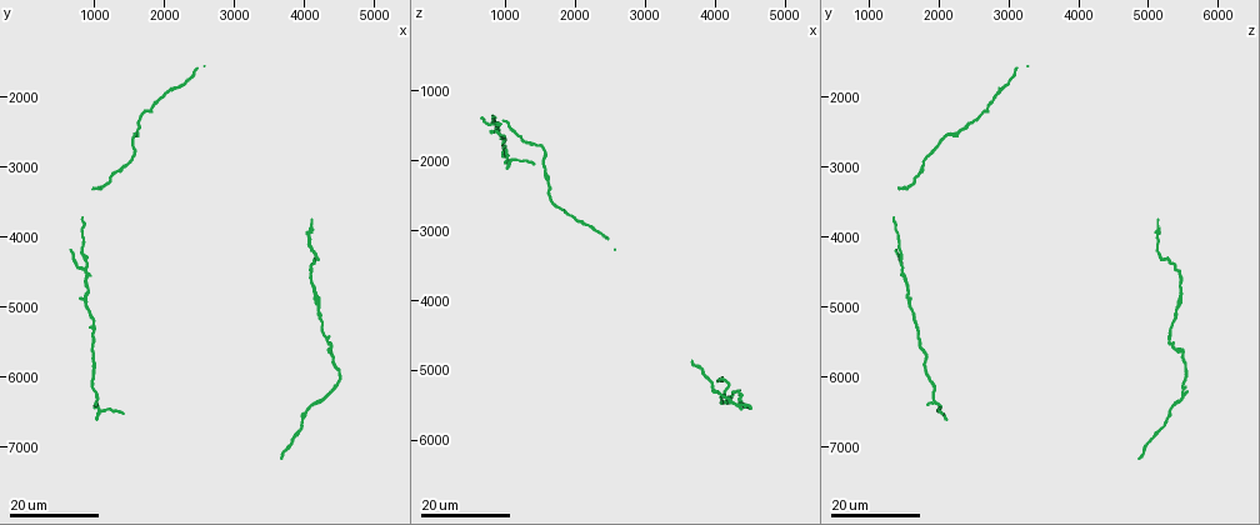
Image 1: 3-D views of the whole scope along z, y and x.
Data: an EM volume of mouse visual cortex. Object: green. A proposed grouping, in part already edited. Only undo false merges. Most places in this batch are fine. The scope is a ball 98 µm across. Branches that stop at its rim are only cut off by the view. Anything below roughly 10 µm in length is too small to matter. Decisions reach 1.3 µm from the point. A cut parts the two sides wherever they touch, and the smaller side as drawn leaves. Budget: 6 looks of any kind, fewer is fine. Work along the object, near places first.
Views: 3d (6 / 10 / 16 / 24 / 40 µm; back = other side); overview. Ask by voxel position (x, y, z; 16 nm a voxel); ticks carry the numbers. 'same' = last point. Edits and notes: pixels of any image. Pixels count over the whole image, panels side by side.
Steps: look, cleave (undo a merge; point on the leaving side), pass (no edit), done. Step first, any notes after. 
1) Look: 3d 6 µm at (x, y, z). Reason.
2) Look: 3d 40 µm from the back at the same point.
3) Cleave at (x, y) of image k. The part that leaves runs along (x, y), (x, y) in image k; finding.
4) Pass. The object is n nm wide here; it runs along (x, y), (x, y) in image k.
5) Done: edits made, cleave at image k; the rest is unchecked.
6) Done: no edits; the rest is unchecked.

Look: 3d 16 µm at (1550, 2550, 2150). Thick turns thin.

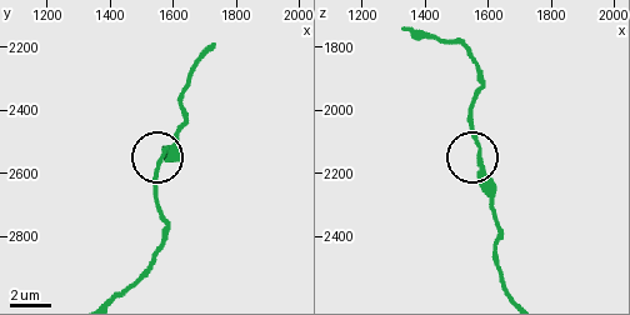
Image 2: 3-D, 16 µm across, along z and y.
Look: 3d 10 µm at (1580, 2530, 2160).

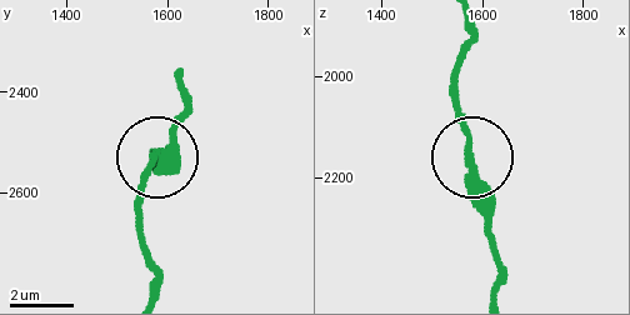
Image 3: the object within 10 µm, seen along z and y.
Pass. The object is 320 nm wide here; it runs along (180, 73), (180, 119), (145, 183), (140, 221) in image 3; all the same cell.

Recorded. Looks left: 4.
Look: 3d 24 µm at (4150, 4800, 5450). Thick turns thin.

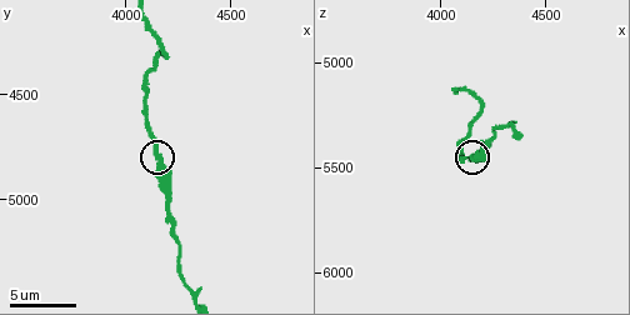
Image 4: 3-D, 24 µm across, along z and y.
Look: 3d 6 µm at the same point.

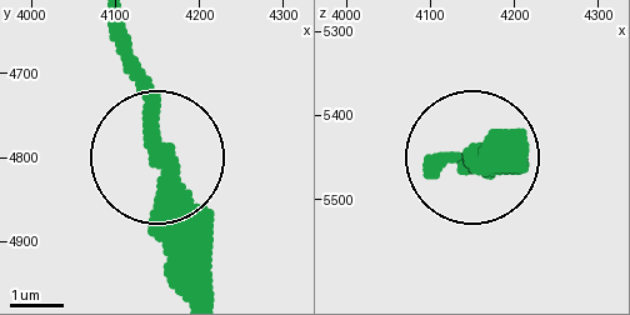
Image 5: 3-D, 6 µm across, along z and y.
Pass. The object is 330 nm wide here; it runs along (191, 283), (125, 33) in image 5; continuous, no second cell.

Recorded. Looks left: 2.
Look: 3d 16 µm at (4100, 3850, 5150). Sudden change in width.

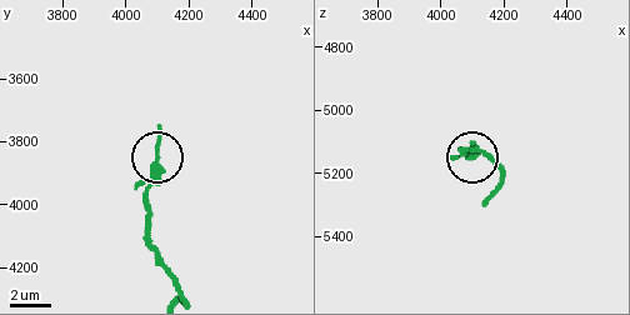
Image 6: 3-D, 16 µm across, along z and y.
Look: 3d 6 µm at the same point.

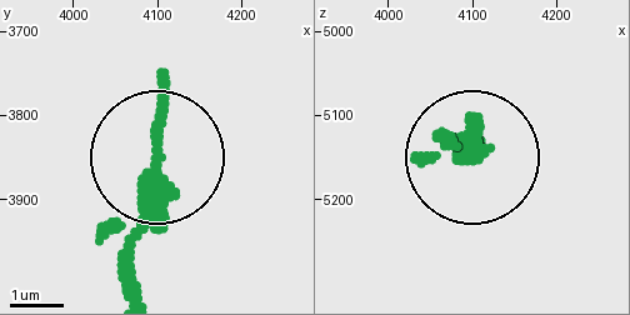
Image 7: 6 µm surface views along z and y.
Pass. It runs along (135, 288), (135, 234), (158, 171) in image 7; all the same cell.

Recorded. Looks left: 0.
Done: no edits; the rest is unchecked.

